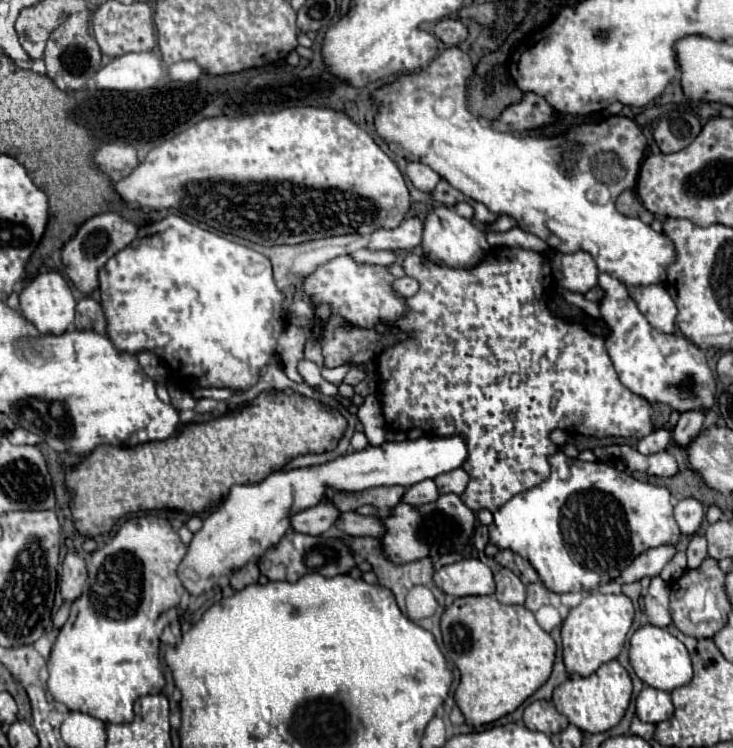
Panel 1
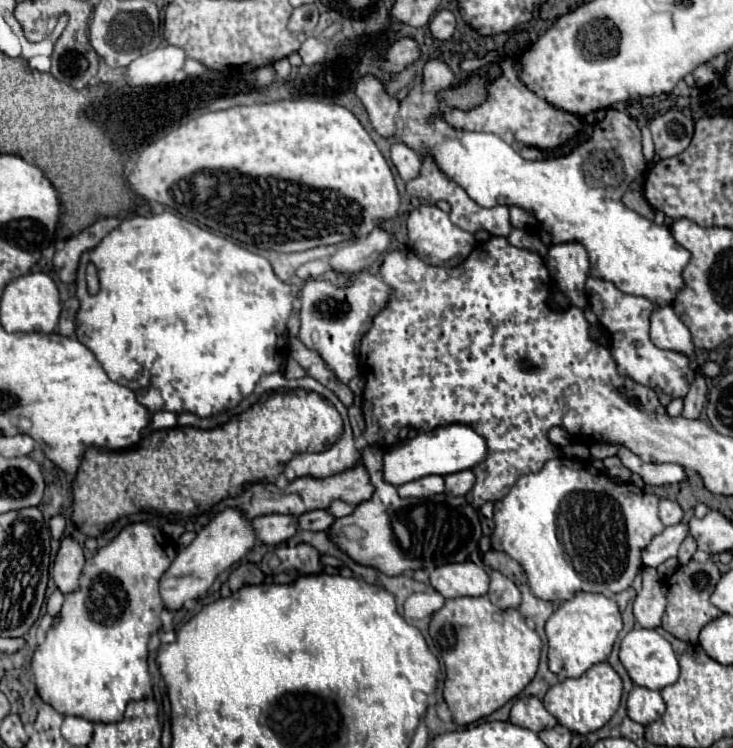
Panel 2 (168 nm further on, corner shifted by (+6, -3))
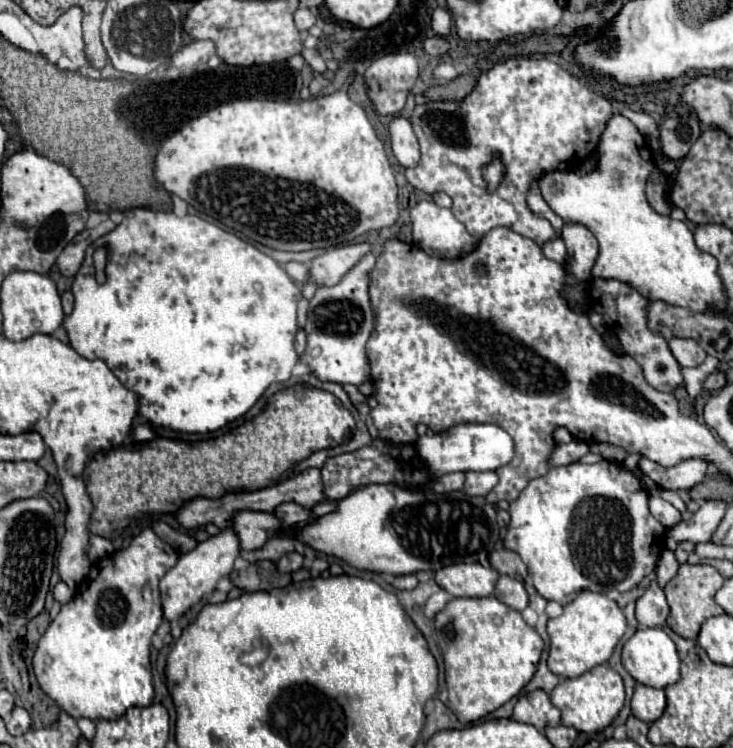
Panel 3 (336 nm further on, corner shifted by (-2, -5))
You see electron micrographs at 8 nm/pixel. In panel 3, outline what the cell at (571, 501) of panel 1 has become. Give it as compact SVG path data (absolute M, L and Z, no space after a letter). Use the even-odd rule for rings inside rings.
M598 461L594 465L570 463L552 467L546 475L532 479L528 487L510 503L510 523L504 547L518 553L528 567L536 591L560 605L568 605L582 589L608 593L610 589L628 591L656 569L656 561L664 549L666 529L652 517L648 509L648 493L640 479L626 471L620 463Z

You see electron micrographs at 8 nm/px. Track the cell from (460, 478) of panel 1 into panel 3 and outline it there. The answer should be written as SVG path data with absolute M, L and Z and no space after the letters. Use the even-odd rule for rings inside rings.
M468 471L468 473L466 473L464 491L466 491L468 495L488 495L488 493L494 489L496 483L498 483L496 471L484 471L484 473Z

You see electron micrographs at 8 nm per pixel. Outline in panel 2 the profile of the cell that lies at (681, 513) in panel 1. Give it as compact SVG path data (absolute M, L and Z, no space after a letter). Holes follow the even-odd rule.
M660 499L660 519L664 525L678 525L684 519L684 511L680 503L670 499Z

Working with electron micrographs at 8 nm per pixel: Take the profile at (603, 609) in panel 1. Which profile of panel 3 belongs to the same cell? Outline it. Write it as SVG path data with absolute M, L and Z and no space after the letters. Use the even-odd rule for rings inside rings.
M580 591L578 597L564 607L560 617L548 621L548 635L550 635L548 669L554 675L580 677L582 673L610 659L624 631L626 631L626 617L616 601L606 597L604 593Z

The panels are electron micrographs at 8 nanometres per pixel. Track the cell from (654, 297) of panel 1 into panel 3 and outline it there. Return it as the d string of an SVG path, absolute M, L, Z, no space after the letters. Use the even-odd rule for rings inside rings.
M672 339L668 347L682 367L696 367L706 359L706 351L692 339Z

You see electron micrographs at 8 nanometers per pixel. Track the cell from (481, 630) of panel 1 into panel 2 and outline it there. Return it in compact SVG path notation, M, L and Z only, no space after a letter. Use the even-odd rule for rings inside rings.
M484 595L484 597L456 597L456 599L448 599L444 603L444 607L440 611L434 613L432 621L430 621L430 635L434 637L434 643L436 647L440 647L440 655L444 659L444 665L446 665L446 683L444 683L444 699L452 711L452 717L458 725L470 725L482 717L488 717L490 713L494 713L496 709L500 709L504 703L508 703L512 697L516 697L536 675L538 671L538 661L540 661L540 651L542 651L542 639L538 637L538 633L534 629L530 629L526 625L526 619L520 615L518 609L498 609L490 603L490 599Z

